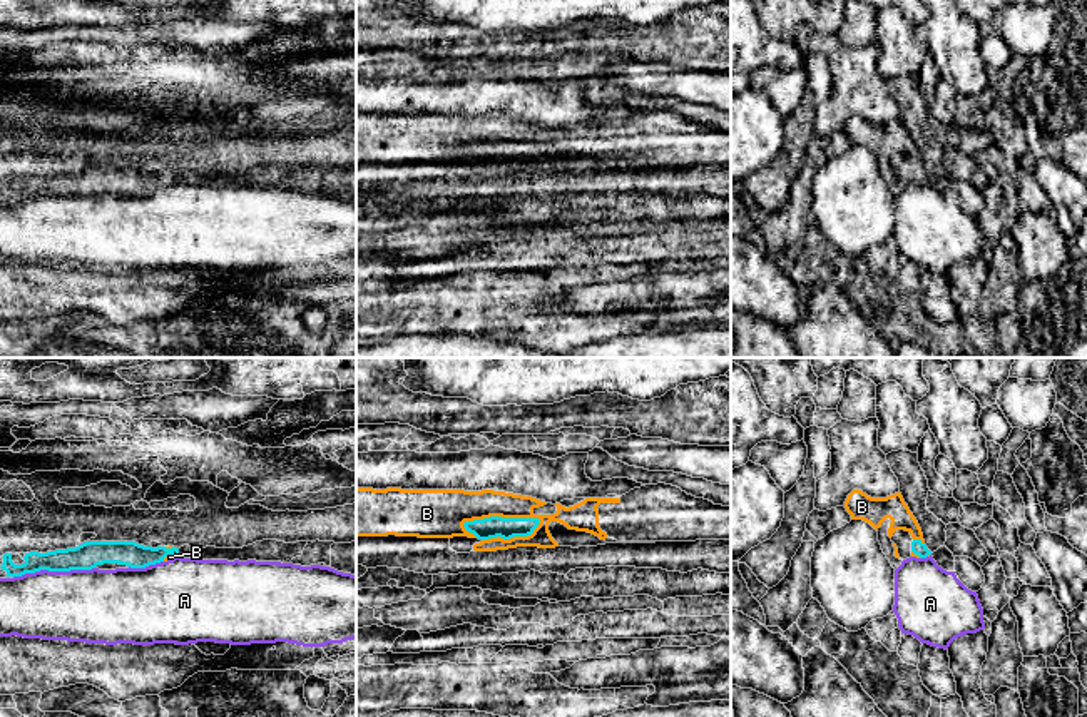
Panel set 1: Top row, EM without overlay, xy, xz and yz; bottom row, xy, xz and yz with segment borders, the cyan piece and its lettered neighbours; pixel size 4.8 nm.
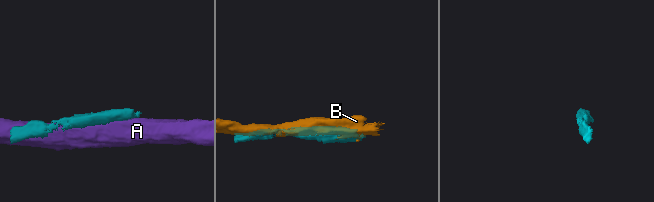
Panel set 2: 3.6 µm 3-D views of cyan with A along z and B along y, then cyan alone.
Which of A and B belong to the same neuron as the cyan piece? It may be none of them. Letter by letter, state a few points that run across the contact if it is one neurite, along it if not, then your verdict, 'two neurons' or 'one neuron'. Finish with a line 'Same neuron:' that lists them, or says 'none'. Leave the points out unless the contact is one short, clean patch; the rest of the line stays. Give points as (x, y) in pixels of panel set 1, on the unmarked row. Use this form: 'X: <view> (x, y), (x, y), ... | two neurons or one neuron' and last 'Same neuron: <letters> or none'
A: two neurons
B: two neurons
Same neuron: none

